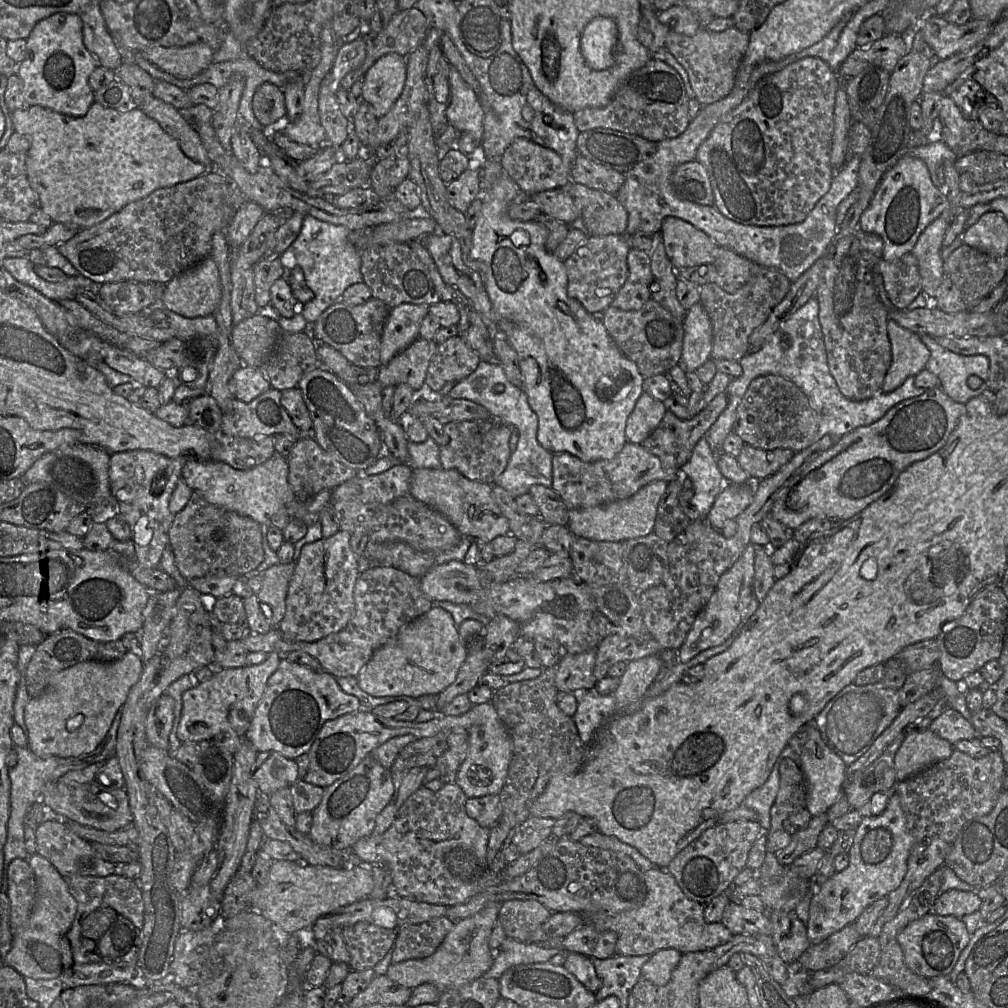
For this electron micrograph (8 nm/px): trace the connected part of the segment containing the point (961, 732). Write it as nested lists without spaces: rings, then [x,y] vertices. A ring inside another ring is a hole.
[[[945,707],[942,712],[934,714],[928,729],[952,745],[960,740],[977,737],[972,723],[951,707]]]

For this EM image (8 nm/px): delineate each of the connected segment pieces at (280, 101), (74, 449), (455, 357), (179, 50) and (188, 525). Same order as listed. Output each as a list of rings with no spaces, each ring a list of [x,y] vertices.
[[[269,82],[261,84],[254,91],[252,110],[263,128],[273,129],[280,125],[286,115],[283,89]]]
[[[86,443],[67,445],[42,455],[21,477],[27,484],[45,482],[86,507],[95,523],[118,514],[118,502],[110,491],[110,453]]]
[[[456,335],[438,344],[427,369],[424,383],[433,391],[440,391],[448,382],[459,382],[478,367],[481,358]]]
[[[200,41],[186,46],[153,46],[139,51],[143,58],[177,78],[192,78],[213,61],[214,51]]]
[[[193,492],[186,506],[175,514],[169,529],[169,546],[180,574],[187,580],[211,576],[240,577],[256,569],[264,559],[262,525],[250,517],[209,503],[199,492]]]

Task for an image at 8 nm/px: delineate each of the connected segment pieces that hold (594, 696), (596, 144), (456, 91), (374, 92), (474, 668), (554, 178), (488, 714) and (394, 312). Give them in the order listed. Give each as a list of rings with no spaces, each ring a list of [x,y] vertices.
[[[595,687],[573,692],[577,700],[577,709],[573,716],[581,741],[589,743],[600,728],[614,713],[617,704],[613,693],[601,695]]]
[[[605,128],[580,132],[576,143],[582,156],[625,174],[657,149],[656,142]]]
[[[454,67],[450,69],[449,86],[449,105],[445,112],[448,123],[481,141],[484,110],[478,96]]]
[[[389,53],[376,60],[362,78],[361,101],[367,103],[377,118],[387,114],[400,97],[406,80],[406,57]]]
[[[483,649],[476,653],[467,654],[454,682],[438,695],[434,710],[439,711],[456,696],[467,694],[478,684],[481,676],[488,672],[488,667],[489,664],[485,658]]]
[[[523,137],[516,138],[506,148],[500,157],[500,163],[527,196],[546,190],[562,188],[571,180],[571,170],[563,163],[559,154]]]
[[[490,702],[473,705],[460,716],[440,715],[434,719],[417,723],[411,729],[416,739],[432,737],[440,732],[451,733],[454,729],[464,729],[468,734],[468,751],[461,763],[454,782],[460,786],[467,798],[499,794],[508,774],[513,756],[513,741],[496,709]]]
[[[402,303],[390,310],[381,336],[380,366],[389,363],[419,337],[419,328],[429,306]]]

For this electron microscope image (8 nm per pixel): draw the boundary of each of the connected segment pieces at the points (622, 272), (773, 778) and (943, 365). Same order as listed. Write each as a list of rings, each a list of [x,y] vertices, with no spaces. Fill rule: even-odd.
[[[625,235],[587,236],[583,244],[564,261],[567,271],[567,296],[578,300],[592,314],[609,307],[628,278],[630,247]]]
[[[787,745],[774,763],[764,784],[749,793],[742,802],[742,805],[756,812],[757,822],[760,824],[762,832],[767,832],[770,827],[770,809],[779,790],[779,766],[784,758],[790,758],[796,763],[800,762],[800,755],[797,755]]]
[[[923,333],[919,334],[922,342],[930,351],[930,358],[926,368],[939,378],[939,387],[955,402],[965,404],[971,398],[979,396],[987,391],[990,360],[985,355],[961,355],[954,353],[939,345],[932,336]],[[970,376],[977,376],[982,380],[978,389],[971,389],[967,380]]]

